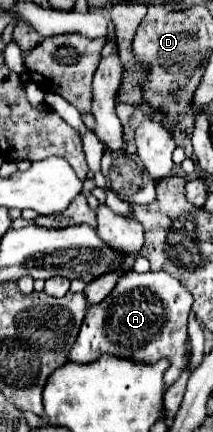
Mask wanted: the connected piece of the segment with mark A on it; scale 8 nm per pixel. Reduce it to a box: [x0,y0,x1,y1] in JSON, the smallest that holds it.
[70,272,192,386]

